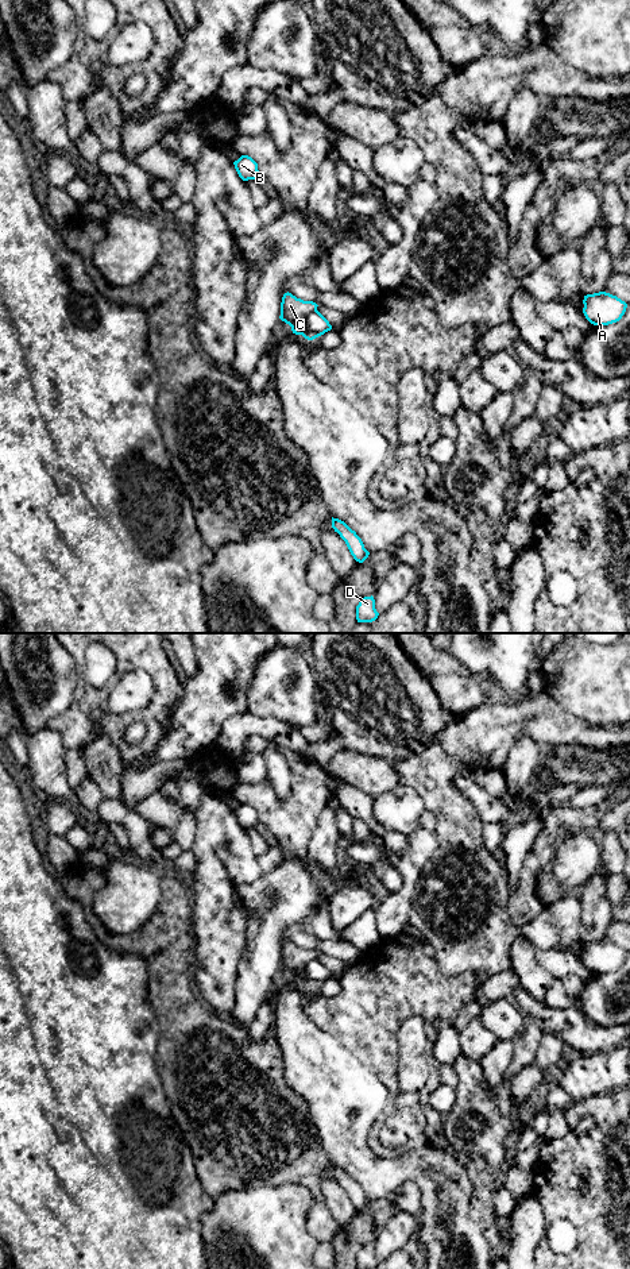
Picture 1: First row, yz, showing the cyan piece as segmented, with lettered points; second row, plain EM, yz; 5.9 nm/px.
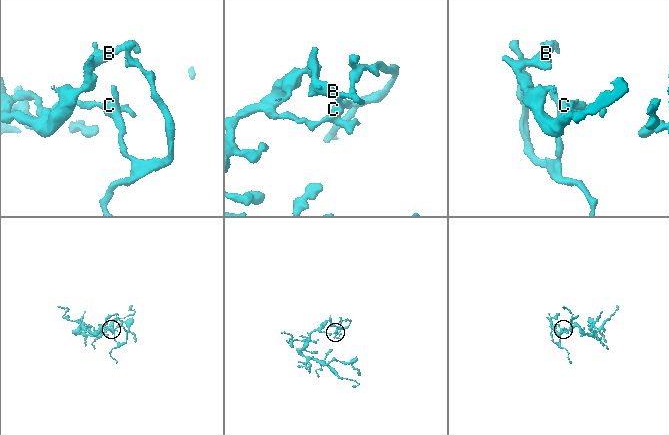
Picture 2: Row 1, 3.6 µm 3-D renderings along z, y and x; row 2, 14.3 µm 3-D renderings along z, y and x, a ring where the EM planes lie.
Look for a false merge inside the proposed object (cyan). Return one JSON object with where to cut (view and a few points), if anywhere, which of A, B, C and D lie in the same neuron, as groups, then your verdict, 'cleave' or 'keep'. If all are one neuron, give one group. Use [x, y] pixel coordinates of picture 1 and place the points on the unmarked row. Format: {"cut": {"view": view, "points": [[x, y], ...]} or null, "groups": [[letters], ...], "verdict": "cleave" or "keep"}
{"cut": {"view": "yz", "points": [[316, 956], [304, 969], [301, 982]]}, "groups": [["A", "B"], ["C", "D"]], "verdict": "cleave"}

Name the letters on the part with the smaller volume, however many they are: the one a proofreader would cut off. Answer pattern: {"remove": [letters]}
{"remove": ["C", "D"]}

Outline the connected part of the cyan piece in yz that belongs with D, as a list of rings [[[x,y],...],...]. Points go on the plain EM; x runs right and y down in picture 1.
[[[364,1245],[356,1254],[356,1268],[357,1269],[375,1269],[379,1261],[375,1257],[374,1245]]]

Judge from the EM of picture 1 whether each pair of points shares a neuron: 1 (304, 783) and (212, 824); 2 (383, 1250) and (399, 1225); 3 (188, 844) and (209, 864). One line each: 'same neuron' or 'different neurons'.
1: different neurons
2: same neuron
3: different neurons

